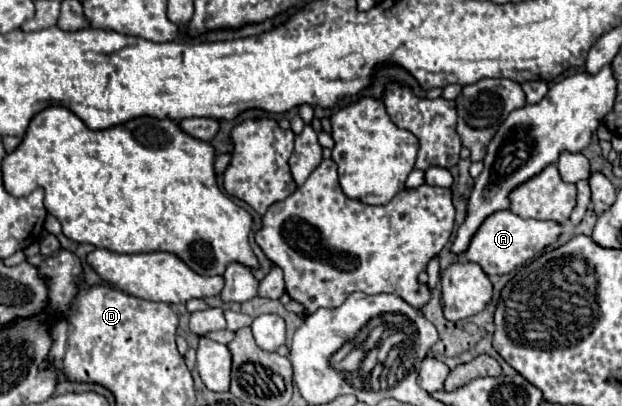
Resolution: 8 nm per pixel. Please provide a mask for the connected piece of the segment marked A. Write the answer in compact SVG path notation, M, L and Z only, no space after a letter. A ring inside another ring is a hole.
M495 211L489 215L479 231L471 237L471 243L463 257L481 265L487 275L505 275L513 269L523 266L527 261L539 255L547 245L555 243L561 235L561 225L555 221L537 221L537 219L523 219L511 211Z

